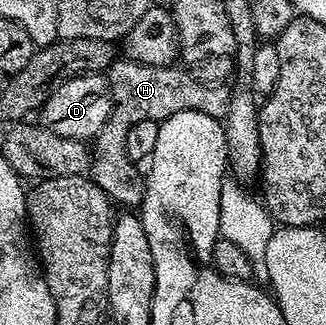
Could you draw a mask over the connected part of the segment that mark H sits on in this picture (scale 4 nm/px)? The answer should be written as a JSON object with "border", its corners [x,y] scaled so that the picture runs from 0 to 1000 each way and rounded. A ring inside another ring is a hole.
{"border":[[[356,185],[322,222],[340,268],[344,332],[319,388],[276,440],[273,548],[298,578],[310,578],[310,591],[328,597],[356,637],[426,640],[439,631],[442,538],[420,502],[390,486],[383,468],[383,418],[396,418],[396,394],[408,394],[408,382],[433,369],[503,375],[531,357],[531,345],[629,345],[629,357],[675,369],[696,360],[712,268],[696,258],[617,258],[617,246],[604,246],[571,212],[546,215],[543,206],[537,197],[460,203],[399,185]]]}

